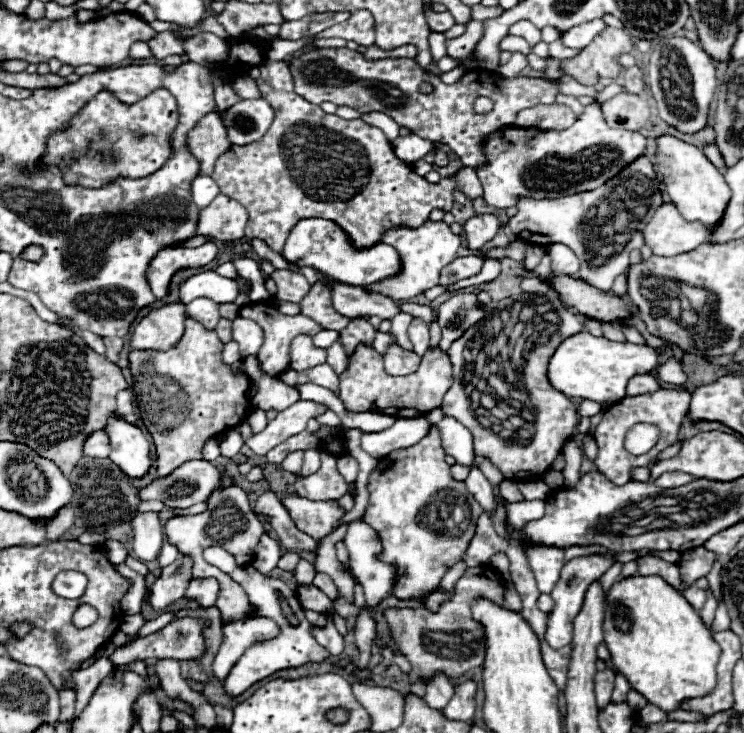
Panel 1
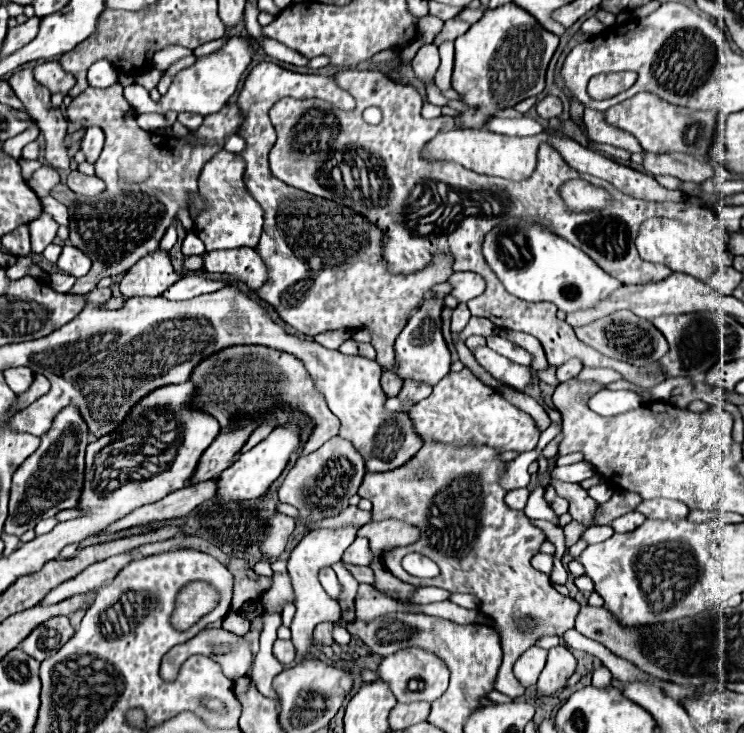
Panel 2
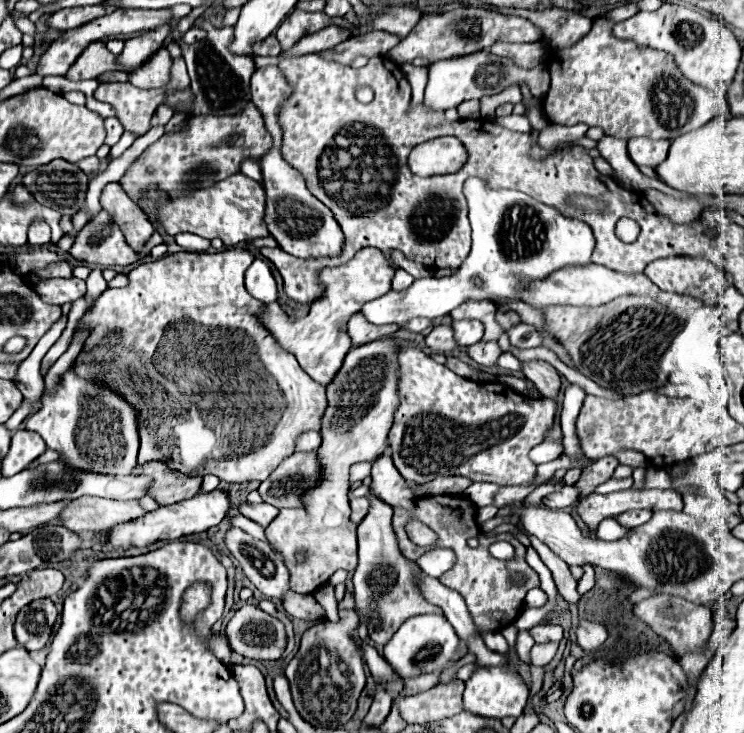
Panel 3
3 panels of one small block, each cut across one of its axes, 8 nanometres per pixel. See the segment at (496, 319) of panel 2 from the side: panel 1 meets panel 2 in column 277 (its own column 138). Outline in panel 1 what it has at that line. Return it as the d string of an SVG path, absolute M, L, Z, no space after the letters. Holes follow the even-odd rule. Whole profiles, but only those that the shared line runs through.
M158 88L132 106L126 106L108 92L102 92L72 120L70 130L58 132L50 138L46 160L62 166L66 184L80 184L84 188L100 188L120 174L142 178L156 172L170 156L168 134L176 128L176 124L176 100L164 88ZM138 132L144 132L146 138L138 140Z

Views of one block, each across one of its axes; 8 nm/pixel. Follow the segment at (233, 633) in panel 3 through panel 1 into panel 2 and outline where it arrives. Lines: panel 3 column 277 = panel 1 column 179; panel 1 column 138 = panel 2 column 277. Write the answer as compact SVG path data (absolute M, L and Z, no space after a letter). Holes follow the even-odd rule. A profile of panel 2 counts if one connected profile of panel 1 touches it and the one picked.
M276 640L274 646L272 646L272 652L274 652L274 656L276 656L282 664L290 664L290 662L294 662L294 654L296 654L296 650L294 650L292 640Z

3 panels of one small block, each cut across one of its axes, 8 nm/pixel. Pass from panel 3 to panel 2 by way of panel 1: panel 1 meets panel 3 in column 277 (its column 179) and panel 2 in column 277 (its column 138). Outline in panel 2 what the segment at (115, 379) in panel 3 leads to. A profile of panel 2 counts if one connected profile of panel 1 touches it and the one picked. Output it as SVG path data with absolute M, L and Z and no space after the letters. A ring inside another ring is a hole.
M266 346L222 348L210 358L204 358L204 362L200 362L192 370L190 380L194 384L200 384L200 392L196 392L192 408L204 408L204 412L216 416L220 428L228 428L236 424L236 420L246 420L252 416L264 418L268 410L272 414L276 408L286 406L294 412L304 414L314 426L300 450L300 456L314 452L316 448L320 448L320 444L338 434L338 418L328 410L324 398L316 392L314 382L306 374L304 366L292 354L284 354Z

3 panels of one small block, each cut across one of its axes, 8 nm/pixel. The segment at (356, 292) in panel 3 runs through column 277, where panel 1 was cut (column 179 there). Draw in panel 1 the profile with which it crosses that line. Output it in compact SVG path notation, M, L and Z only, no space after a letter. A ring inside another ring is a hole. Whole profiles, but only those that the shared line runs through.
M166 302L150 310L134 328L130 338L132 350L168 350L184 334L184 304Z

